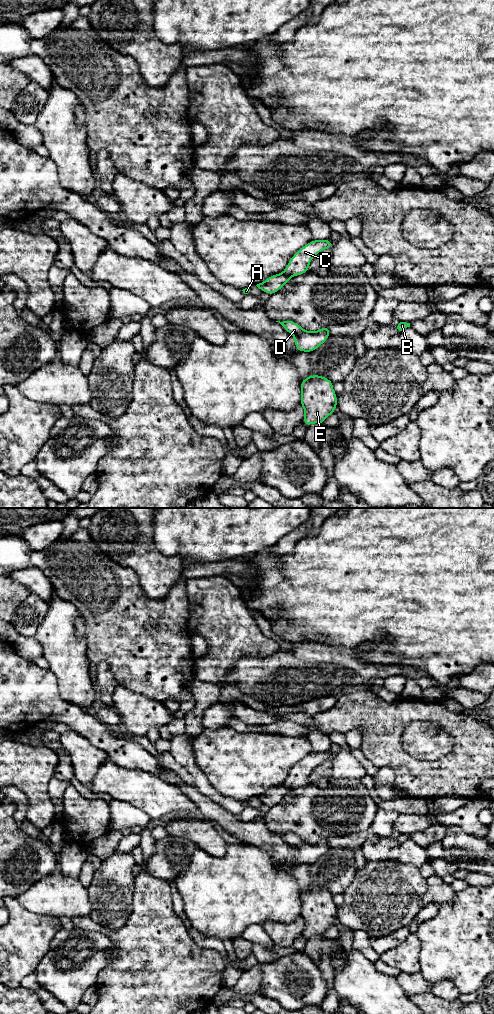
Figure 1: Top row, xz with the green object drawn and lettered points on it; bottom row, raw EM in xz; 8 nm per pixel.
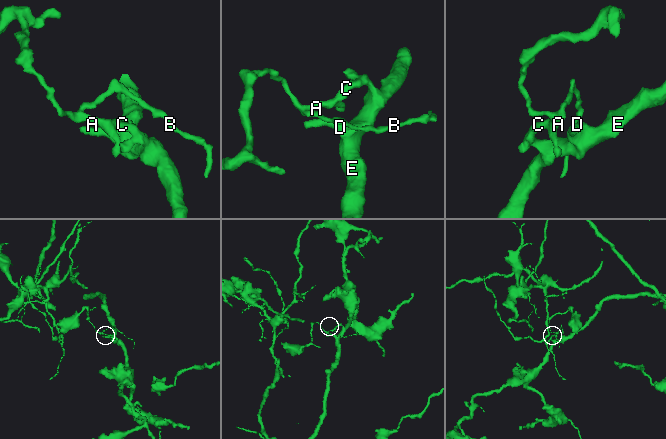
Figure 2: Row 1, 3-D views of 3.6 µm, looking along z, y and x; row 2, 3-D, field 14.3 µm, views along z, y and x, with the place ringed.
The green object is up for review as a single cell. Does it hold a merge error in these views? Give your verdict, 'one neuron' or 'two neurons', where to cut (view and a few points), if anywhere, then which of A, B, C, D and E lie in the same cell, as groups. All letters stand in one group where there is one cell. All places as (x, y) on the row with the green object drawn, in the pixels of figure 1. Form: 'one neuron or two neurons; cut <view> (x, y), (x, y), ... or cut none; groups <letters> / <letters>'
two neurons; cut xz (283, 272), (290, 277); groups A B / C D E

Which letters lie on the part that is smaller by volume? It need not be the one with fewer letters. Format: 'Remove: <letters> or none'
Remove: A, B

